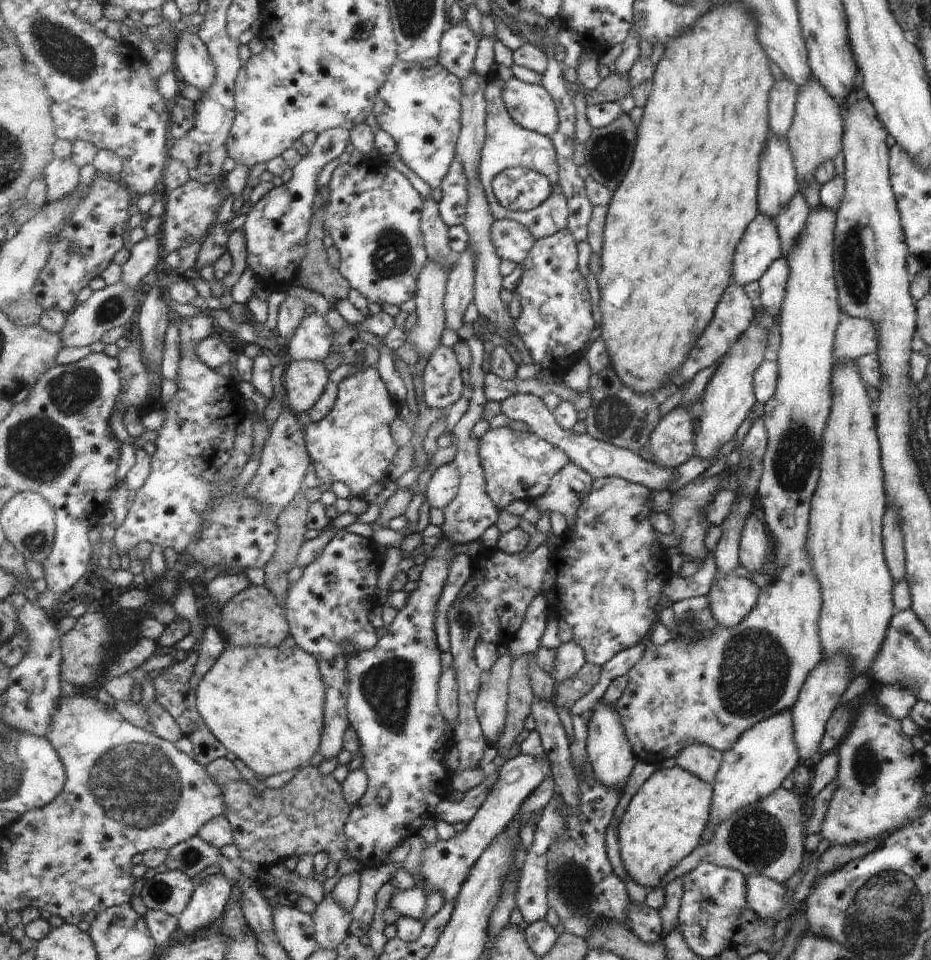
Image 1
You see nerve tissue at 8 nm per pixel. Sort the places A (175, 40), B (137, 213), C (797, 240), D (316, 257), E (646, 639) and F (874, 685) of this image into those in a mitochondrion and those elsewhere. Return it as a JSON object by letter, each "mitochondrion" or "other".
{"A":"other","B":"other","C":"other","D":"other","E":"other","F":"other"}

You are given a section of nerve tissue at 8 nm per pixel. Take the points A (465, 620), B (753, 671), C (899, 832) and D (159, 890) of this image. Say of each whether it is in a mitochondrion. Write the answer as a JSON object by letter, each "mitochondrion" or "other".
{"A":"mitochondrion","B":"mitochondrion","C":"other","D":"mitochondrion"}

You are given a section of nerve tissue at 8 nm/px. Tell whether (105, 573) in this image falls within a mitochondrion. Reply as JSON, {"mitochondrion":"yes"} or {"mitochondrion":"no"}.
{"mitochondrion":"no"}

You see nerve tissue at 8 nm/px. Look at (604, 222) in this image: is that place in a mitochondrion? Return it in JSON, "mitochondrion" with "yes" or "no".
{"mitochondrion":"no"}

